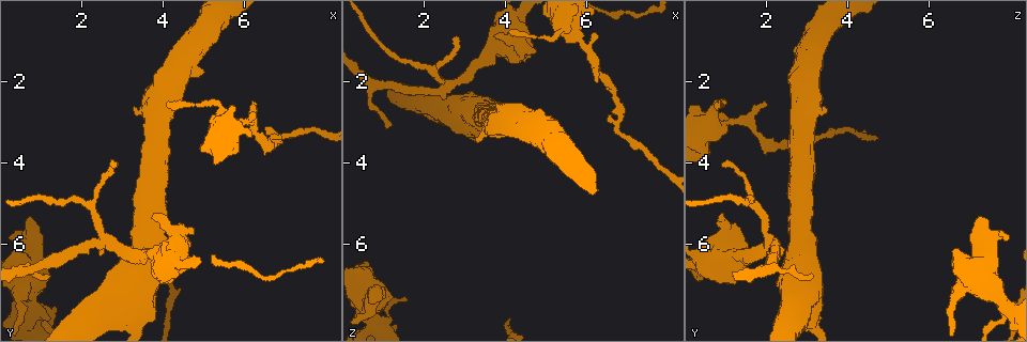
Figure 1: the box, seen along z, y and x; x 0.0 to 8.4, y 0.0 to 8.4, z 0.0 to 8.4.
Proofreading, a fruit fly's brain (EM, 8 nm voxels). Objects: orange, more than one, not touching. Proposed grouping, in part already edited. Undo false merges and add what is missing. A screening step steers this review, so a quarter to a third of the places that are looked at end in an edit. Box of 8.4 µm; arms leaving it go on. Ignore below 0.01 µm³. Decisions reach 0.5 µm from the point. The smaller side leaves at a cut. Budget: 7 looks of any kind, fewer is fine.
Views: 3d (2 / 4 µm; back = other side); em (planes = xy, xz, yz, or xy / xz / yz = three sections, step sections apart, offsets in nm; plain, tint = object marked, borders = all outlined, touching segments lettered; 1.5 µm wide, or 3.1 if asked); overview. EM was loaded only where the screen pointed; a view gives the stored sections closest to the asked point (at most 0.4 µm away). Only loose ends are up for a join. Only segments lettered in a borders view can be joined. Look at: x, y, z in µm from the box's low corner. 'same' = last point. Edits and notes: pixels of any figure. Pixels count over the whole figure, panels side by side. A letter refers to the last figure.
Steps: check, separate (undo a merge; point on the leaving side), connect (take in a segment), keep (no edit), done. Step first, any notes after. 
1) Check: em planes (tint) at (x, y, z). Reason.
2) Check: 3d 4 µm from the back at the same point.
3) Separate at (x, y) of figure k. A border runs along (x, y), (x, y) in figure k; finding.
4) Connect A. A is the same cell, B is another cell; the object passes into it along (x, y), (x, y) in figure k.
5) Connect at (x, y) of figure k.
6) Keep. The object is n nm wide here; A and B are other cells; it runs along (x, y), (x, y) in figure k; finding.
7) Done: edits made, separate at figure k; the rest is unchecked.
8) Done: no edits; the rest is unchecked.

Check: em planes (plain) at (1.10, 7.75, 7.85). Abrupt turn.

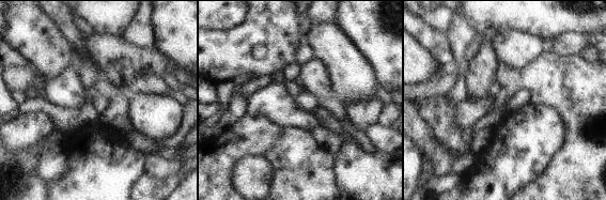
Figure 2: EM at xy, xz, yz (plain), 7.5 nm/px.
Check: em planes (borders) at the same point.

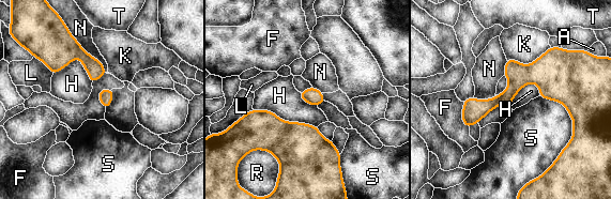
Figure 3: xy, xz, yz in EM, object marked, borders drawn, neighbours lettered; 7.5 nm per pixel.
Keep. A, F, H, K, L, N, R, S and T are other cells; a border runs along (253, 108), (317, 127) in figure 3; all the same neuron.

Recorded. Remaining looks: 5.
Check: em planes (borders) at (0.85, 5.95, 7.05). An open end.

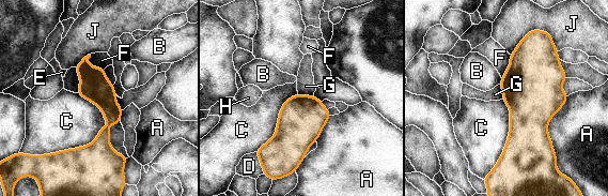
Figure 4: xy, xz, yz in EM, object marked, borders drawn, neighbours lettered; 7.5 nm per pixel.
Keep. A, B, C, D, E, F, G, H and J are other cells; it runs along (84, 61), (110, 108), (91, 163) in figure 4; no lettered segment goes on from it.

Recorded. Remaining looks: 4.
Check: 3d 4 µm at (1.15, 6.75, 3.15).

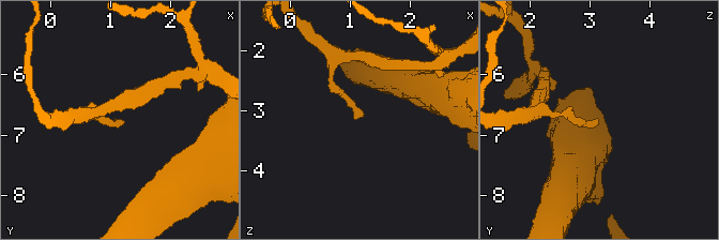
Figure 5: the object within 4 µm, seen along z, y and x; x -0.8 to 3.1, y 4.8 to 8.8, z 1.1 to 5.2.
Check: em planes (plain) at (1.10, 6.75, 3.15).

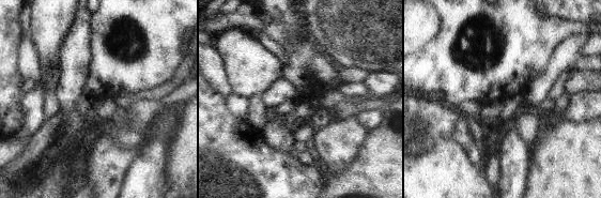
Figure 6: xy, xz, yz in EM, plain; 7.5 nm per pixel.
Check: em planes (borders) at the same point. What lies round it.

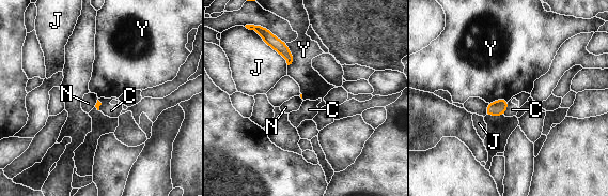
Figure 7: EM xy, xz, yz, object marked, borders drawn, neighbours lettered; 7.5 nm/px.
Keep. C, J, N and Y are other cells; a border runs along (509, 101), (503, 115) in figure 7; no lettered segment goes on from it.

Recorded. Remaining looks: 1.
Done: no edits; the rest is unchecked.

